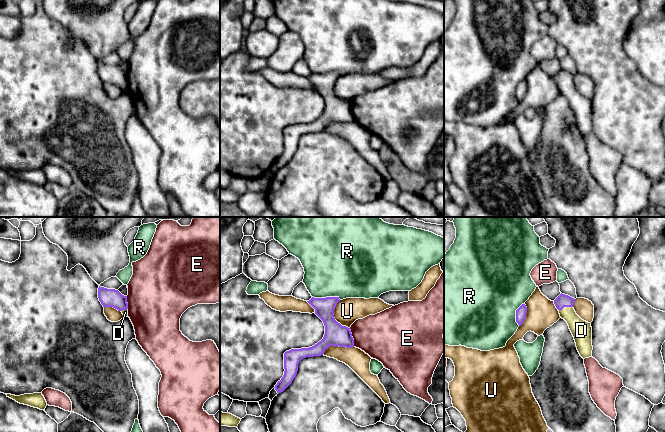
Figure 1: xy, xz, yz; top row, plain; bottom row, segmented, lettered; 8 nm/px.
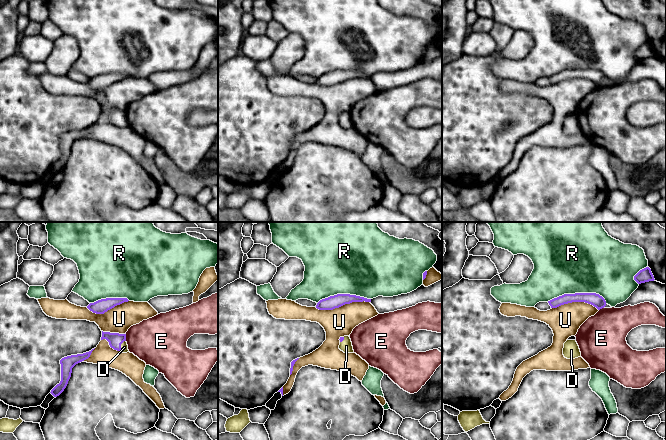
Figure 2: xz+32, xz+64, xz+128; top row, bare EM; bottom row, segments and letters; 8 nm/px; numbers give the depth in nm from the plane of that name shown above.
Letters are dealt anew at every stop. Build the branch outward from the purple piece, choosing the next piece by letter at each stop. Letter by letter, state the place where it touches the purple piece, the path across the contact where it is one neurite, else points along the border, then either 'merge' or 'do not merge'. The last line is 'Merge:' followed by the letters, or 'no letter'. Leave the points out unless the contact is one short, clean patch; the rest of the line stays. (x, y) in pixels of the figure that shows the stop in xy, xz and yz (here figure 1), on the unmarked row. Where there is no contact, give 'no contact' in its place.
D: yz (565, 82) | across yz (562, 76), (565, 82), (566, 87), (581, 106) | merge
E: xz (352, 113) | do not merge
R: xz (326, 73) | do not merge
U: xz (333, 93) | do not merge
Merge: D

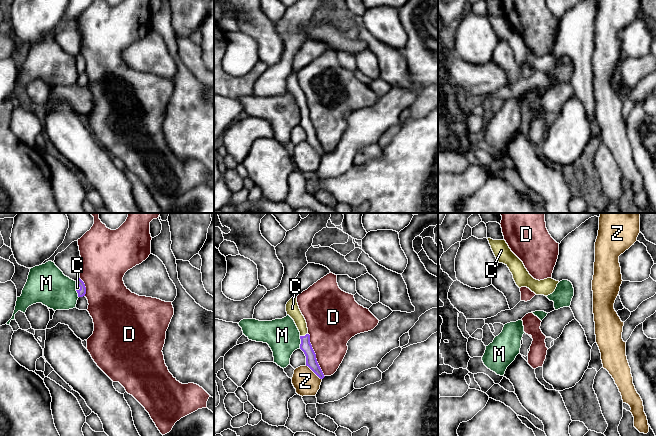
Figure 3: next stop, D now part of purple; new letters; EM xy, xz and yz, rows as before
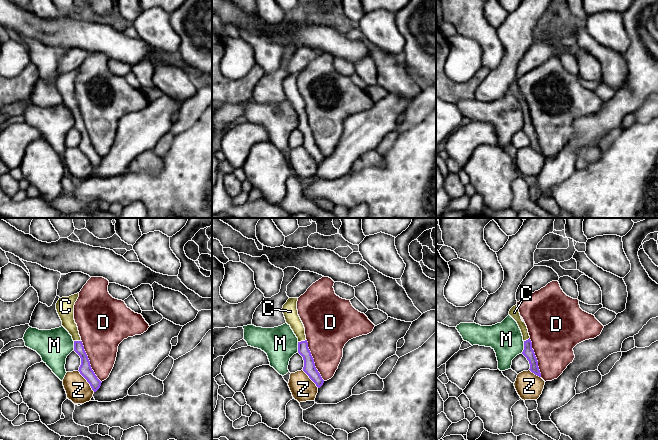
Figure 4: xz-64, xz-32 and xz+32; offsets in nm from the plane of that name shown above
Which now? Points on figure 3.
C: xz (303, 112) | across xz (311, 137), (303, 112), (302, 101), (292, 84) | merge
D: xz (315, 131) | do not merge
M: xz (301, 118) | do not merge
Z: xz (313, 147) | do not merge
Merge: C

